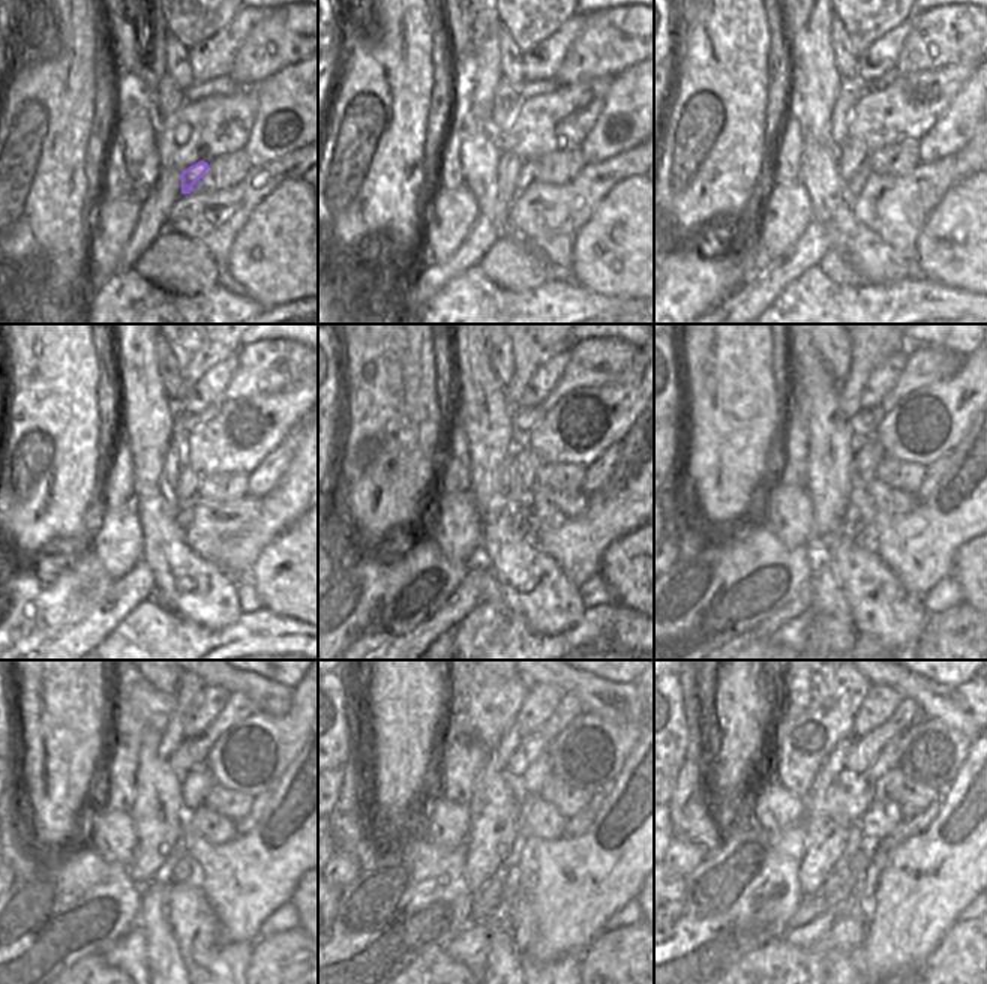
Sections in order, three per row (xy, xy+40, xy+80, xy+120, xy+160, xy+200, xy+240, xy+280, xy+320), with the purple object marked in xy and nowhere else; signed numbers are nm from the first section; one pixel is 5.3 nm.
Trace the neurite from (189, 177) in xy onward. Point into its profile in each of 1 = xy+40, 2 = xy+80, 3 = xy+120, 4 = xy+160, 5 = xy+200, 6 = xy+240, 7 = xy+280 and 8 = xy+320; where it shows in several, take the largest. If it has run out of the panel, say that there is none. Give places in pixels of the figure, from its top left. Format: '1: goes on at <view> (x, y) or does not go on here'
1: goes on at xy+40 (527, 176)
2: goes on at xy+80 (858, 180)
3: goes on at xy+120 (185, 515)
4: goes on at xy+160 (521, 518)
5: goes on at xy+200 (854, 522)
6: goes on at xy+240 (179, 864)
7: goes on at xy+280 (506, 884)
8: goes on at xy+320 (839, 884)

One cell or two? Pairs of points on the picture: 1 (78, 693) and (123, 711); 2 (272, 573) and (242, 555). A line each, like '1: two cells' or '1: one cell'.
1: two cells
2: two cells

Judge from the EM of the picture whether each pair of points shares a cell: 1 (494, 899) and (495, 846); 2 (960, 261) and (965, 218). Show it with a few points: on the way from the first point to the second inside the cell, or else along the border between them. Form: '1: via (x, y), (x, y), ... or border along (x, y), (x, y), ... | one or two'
1: border along (515, 840), (497, 872), (483, 885) | two
2: via (960, 251), (965, 242), (965, 228) | one

